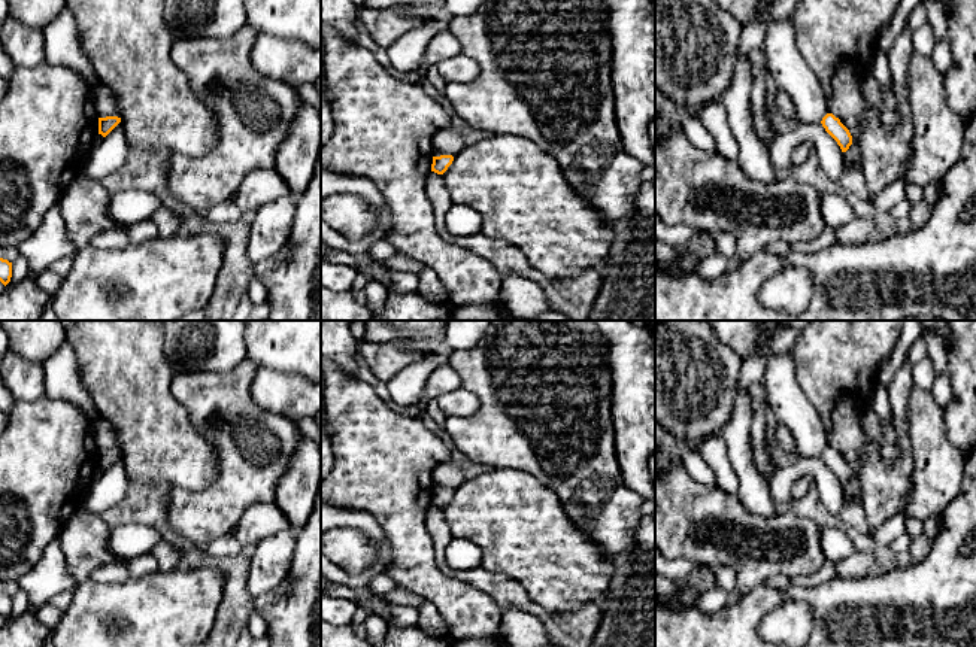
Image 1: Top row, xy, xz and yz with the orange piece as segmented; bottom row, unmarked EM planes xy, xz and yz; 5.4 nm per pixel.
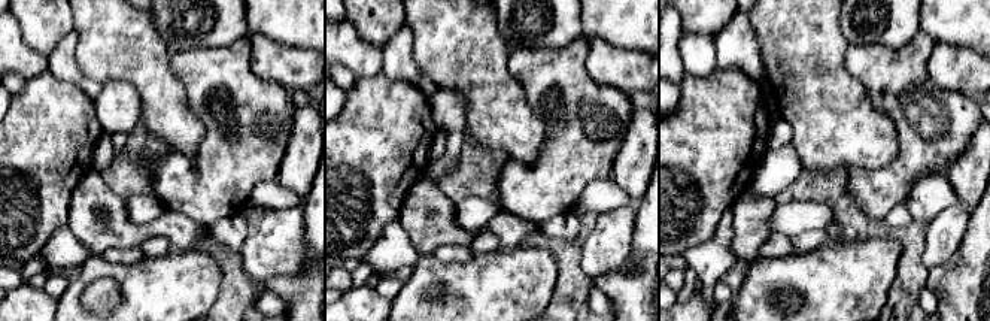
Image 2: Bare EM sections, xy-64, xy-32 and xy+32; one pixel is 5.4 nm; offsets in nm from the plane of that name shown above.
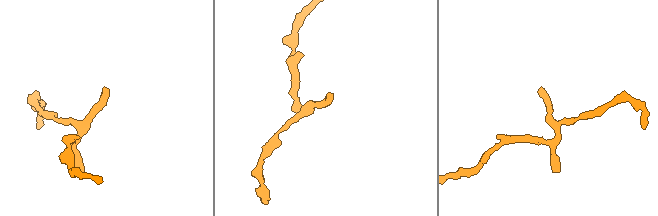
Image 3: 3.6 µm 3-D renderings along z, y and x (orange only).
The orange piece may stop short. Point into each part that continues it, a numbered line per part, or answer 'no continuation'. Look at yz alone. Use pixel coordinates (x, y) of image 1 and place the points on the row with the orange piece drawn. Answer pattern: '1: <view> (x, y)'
no continuation

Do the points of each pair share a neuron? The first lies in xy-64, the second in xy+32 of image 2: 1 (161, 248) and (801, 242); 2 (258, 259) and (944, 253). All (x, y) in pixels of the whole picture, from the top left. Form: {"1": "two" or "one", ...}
{"1": "one", "2": "one"}

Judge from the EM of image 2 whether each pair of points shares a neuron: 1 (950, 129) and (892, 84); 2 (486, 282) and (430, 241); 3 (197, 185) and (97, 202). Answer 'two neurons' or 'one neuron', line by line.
1: one neuron
2: two neurons
3: two neurons

